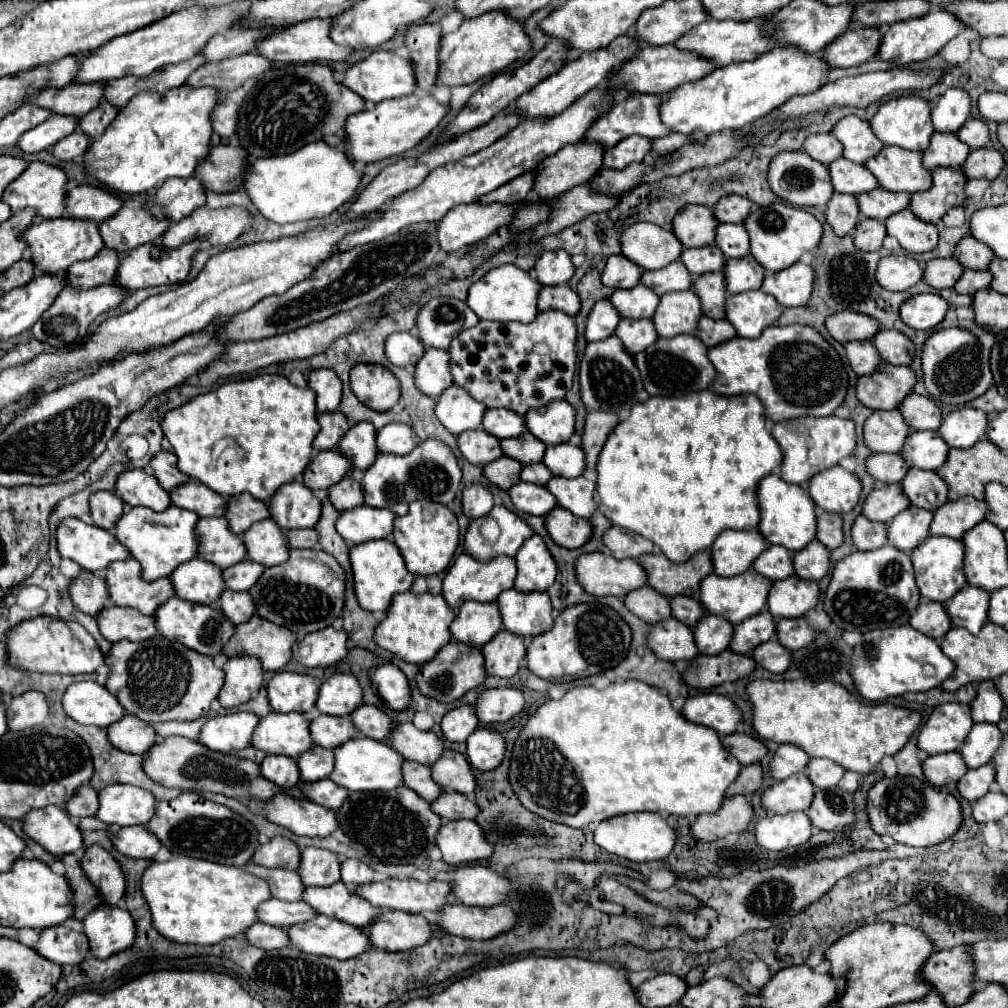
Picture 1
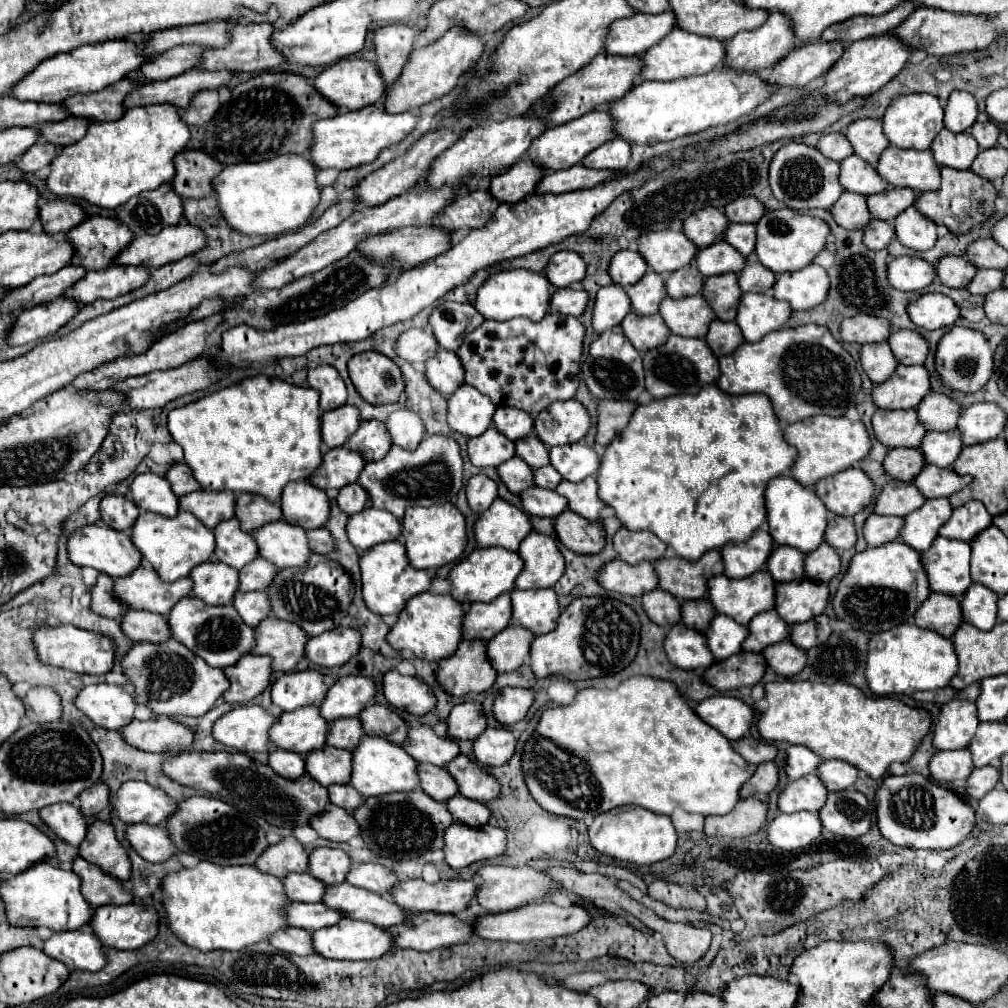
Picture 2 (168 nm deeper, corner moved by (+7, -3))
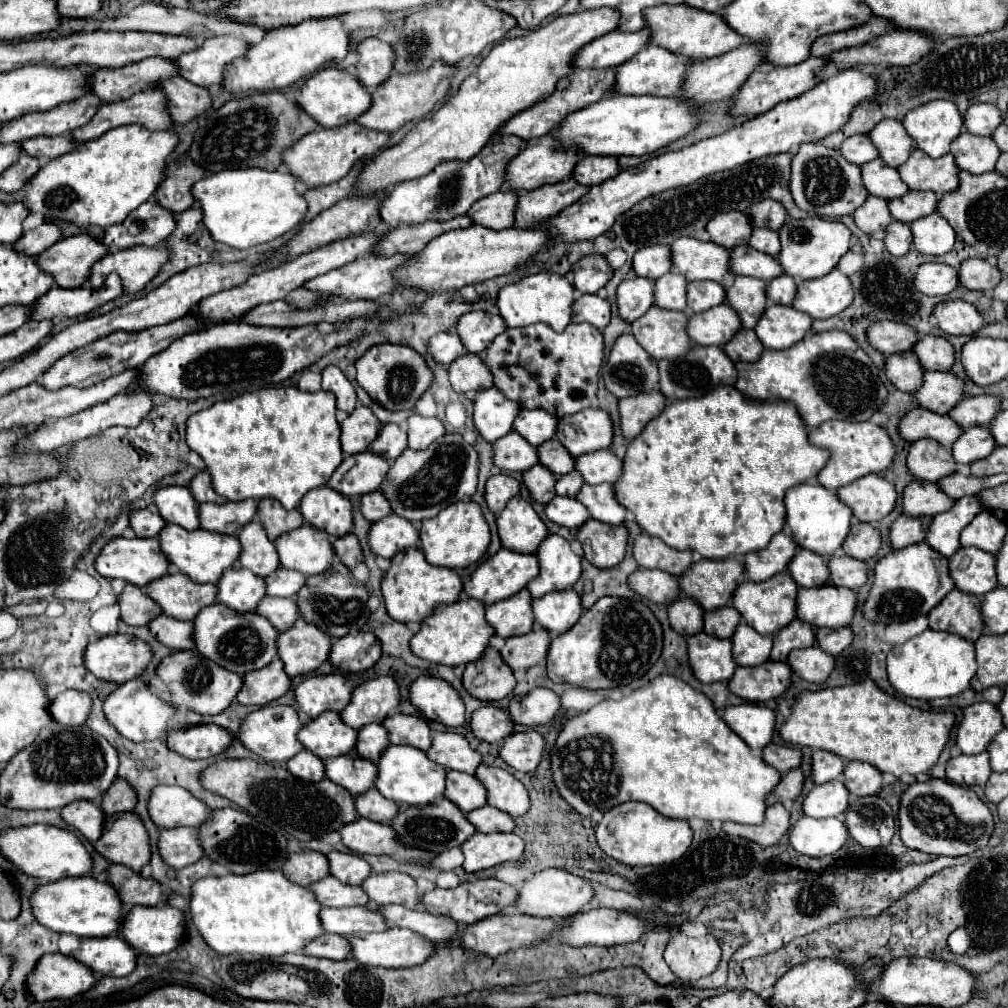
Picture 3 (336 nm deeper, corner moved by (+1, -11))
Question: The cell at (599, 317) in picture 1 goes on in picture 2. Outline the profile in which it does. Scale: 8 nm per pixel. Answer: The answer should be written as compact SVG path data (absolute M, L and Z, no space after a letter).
M606 285L598 291L596 303L594 303L594 317L592 325L596 333L602 333L610 327L616 327L622 323L622 319L632 311L632 303L626 295L626 289L622 285Z

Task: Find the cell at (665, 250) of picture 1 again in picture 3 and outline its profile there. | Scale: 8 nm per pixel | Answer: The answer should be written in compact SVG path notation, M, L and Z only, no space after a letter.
M680 237L670 245L672 271L682 273L688 281L712 279L722 281L728 275L728 249L704 243L692 237Z

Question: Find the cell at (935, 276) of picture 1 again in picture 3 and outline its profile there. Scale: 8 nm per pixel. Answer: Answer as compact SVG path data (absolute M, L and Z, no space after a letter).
M966 259L958 269L958 277L960 277L960 287L964 289L992 291L1002 279L1002 273L984 259Z

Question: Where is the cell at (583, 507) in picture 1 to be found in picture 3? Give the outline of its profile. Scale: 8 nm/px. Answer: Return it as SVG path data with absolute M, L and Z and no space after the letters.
M600 483L600 485L582 485L576 497L588 511L590 517L608 525L620 525L624 521L624 507L616 501L612 485Z

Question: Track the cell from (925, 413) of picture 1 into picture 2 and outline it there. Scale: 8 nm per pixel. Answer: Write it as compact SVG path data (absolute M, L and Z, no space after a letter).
M930 393L916 411L928 431L950 431L956 429L962 407L944 393Z

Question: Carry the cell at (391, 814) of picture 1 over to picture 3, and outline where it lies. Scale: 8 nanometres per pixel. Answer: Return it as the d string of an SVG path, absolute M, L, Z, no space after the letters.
M438 797L438 801L432 801L428 805L422 807L414 807L414 805L400 805L396 817L388 823L398 841L406 847L418 847L418 849L426 849L432 853L442 853L448 851L452 847L460 847L462 841L466 841L468 837L474 835L474 825L466 821L464 813L446 797Z

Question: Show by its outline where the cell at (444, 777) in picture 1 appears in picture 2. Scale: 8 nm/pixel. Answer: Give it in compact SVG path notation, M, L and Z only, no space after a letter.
M458 755L454 761L448 763L446 769L452 771L452 777L456 777L456 783L460 785L460 793L468 799L486 803L500 795L502 787L498 779L466 755Z

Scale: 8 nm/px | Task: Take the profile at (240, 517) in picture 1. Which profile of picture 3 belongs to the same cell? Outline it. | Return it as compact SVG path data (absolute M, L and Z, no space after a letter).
M262 499L258 503L258 519L266 529L266 535L274 541L278 535L292 531L304 523L298 509L286 511L276 499Z

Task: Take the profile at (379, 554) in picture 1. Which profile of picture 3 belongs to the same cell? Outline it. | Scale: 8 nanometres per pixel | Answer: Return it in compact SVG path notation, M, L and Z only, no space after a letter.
M408 547L392 557L392 565L388 571L384 571L382 583L380 583L386 611L394 621L408 623L412 632L420 630L420 621L432 613L432 609L440 603L454 603L458 601L458 595L462 591L462 579L454 569L446 567L434 567L426 563L422 551L418 547Z

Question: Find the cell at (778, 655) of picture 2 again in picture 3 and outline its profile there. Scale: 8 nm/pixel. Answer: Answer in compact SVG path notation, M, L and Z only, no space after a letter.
M818 647L808 649L796 649L788 655L786 661L792 669L792 673L800 679L806 679L810 683L822 683L834 669L834 657L824 653Z

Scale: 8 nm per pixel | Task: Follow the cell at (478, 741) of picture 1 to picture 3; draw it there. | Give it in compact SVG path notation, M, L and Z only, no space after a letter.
M536 731L528 733L512 733L506 737L498 749L498 755L504 763L508 763L516 771L534 771L540 763L540 755L544 749L544 739Z

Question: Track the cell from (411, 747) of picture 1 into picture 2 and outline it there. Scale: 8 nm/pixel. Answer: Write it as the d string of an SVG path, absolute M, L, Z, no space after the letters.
M428 725L410 727L404 749L416 757L418 763L432 763L440 767L448 765L460 753L458 741L450 737L438 737Z

